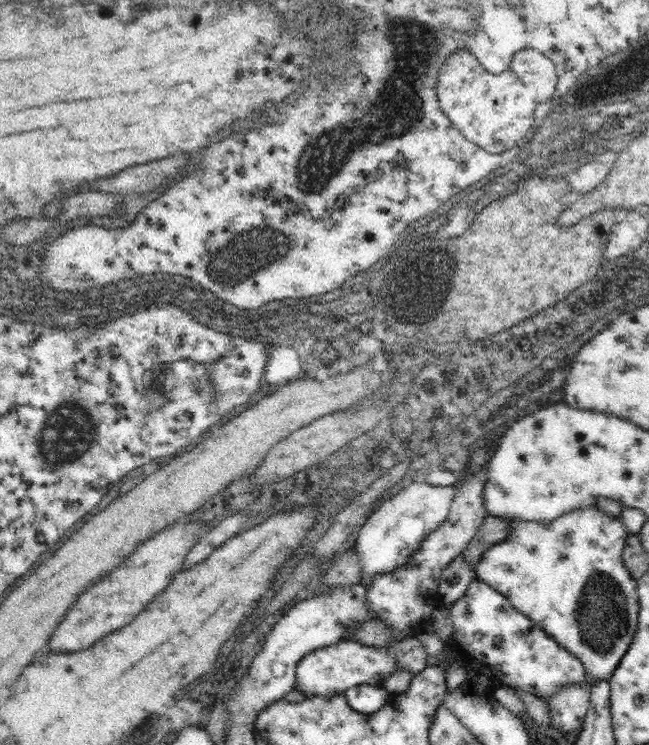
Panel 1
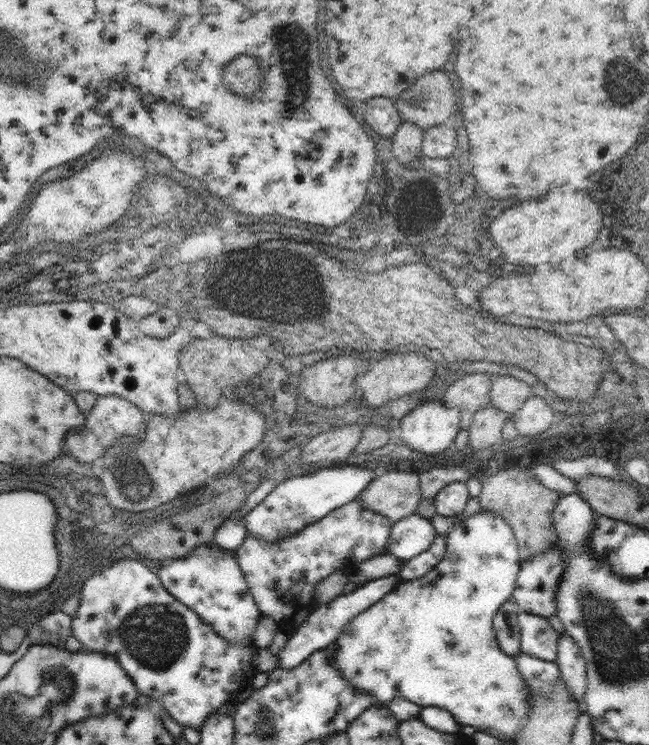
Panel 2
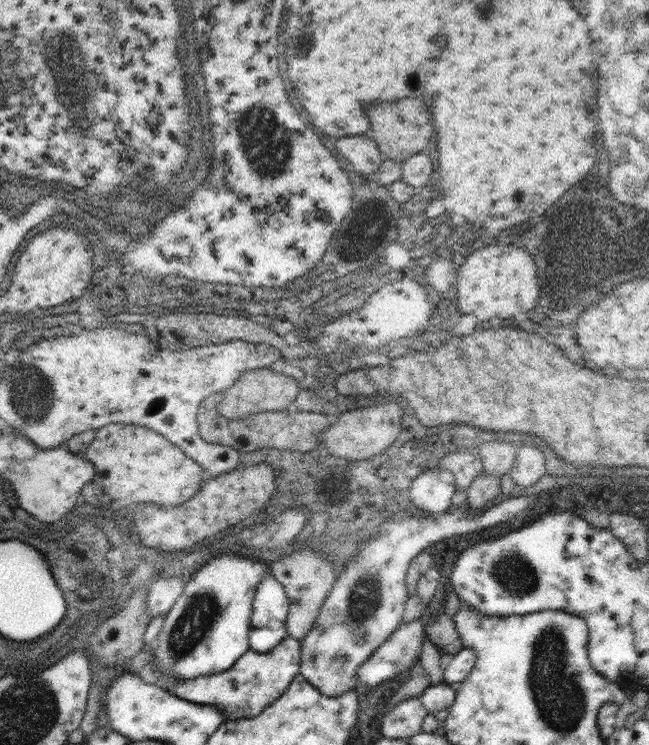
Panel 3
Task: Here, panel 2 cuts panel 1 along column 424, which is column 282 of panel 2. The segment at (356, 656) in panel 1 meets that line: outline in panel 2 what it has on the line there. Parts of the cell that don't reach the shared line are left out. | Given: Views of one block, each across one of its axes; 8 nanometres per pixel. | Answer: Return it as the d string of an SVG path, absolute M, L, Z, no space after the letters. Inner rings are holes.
M387 576L387 578L375 578L369 580L365 584L357 584L357 590L353 590L351 594L345 596L337 596L335 602L327 602L327 604L317 604L311 614L305 620L297 620L297 628L291 634L291 638L285 642L283 650L279 654L275 654L277 658L277 668L281 670L291 670L295 666L299 666L305 658L309 658L315 650L325 650L329 644L333 644L337 640L337 636L343 632L343 628L363 610L367 610L369 606L373 606L377 600L381 600L385 594L389 594L395 586L397 586L399 578L397 576Z

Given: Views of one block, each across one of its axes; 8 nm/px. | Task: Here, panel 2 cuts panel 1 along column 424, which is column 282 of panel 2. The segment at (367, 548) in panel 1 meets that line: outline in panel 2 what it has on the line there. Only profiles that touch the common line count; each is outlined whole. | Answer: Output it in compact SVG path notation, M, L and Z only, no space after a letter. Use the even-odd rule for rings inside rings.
M339 466L339 468L317 468L307 474L295 474L291 478L281 480L269 496L261 504L257 504L247 516L247 538L255 536L265 542L277 542L285 540L297 532L301 532L305 526L321 520L335 508L349 504L355 500L375 478L375 472L357 468L357 466Z

